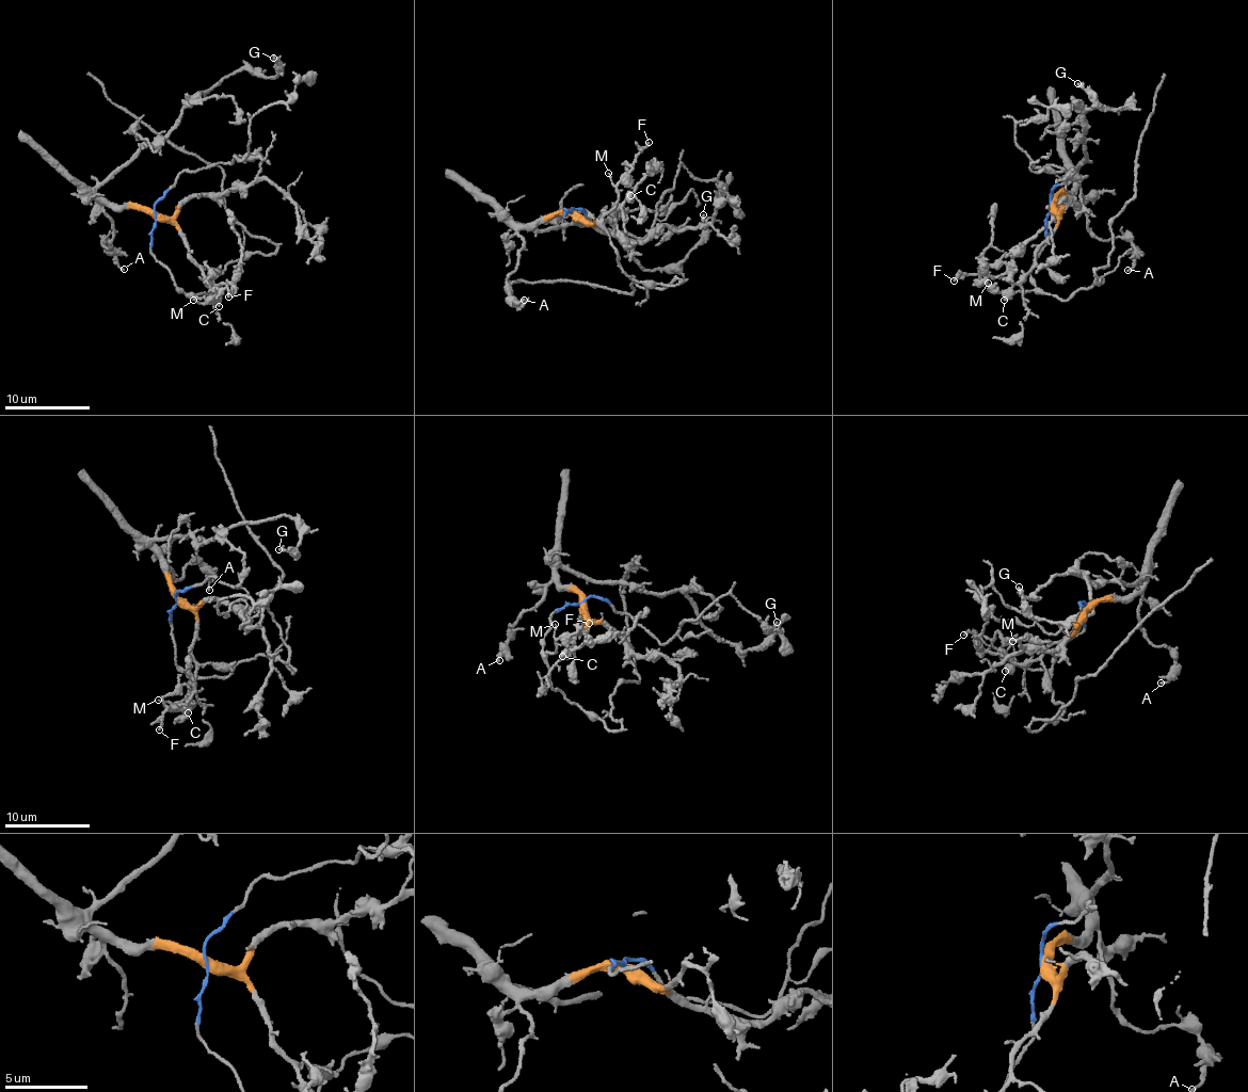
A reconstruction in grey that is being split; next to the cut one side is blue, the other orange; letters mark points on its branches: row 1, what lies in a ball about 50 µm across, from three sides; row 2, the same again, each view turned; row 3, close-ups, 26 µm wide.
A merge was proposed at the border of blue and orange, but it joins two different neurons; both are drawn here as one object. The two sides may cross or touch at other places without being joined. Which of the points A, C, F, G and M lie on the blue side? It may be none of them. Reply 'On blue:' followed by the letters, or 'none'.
On blue: F, M

